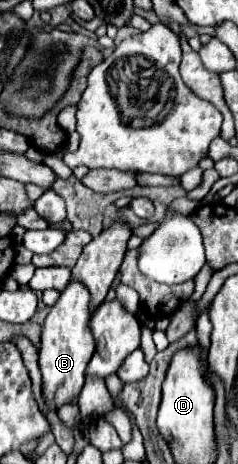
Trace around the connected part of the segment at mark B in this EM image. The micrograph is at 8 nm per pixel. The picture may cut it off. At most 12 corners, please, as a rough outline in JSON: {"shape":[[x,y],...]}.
{"shape":[[69,282],[45,318],[41,394],[73,402],[93,356],[89,292]]}

